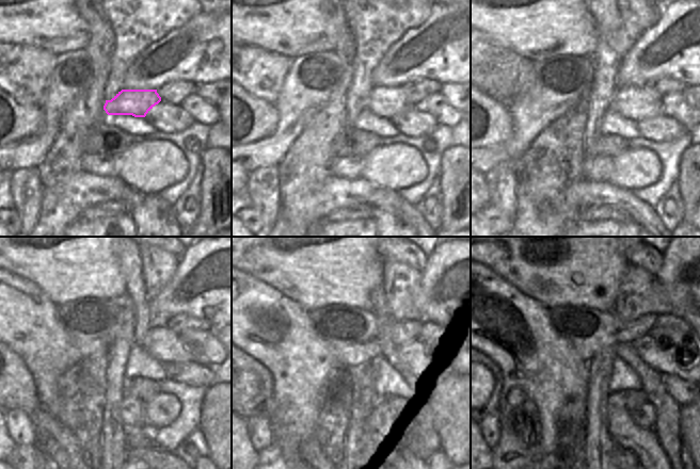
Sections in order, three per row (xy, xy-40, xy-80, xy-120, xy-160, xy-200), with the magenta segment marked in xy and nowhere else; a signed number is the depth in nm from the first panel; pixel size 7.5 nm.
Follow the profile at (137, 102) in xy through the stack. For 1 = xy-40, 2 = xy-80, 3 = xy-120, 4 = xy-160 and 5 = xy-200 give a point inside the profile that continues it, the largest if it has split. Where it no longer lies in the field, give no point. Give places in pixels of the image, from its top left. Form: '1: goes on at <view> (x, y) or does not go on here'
1: goes on at xy-40 (386, 102)
2: goes on at xy-80 (636, 103)
3: goes on at xy-120 (165, 345)
4: goes on at xy-160 (414, 354)
5: goes on at xy-200 (665, 350)

